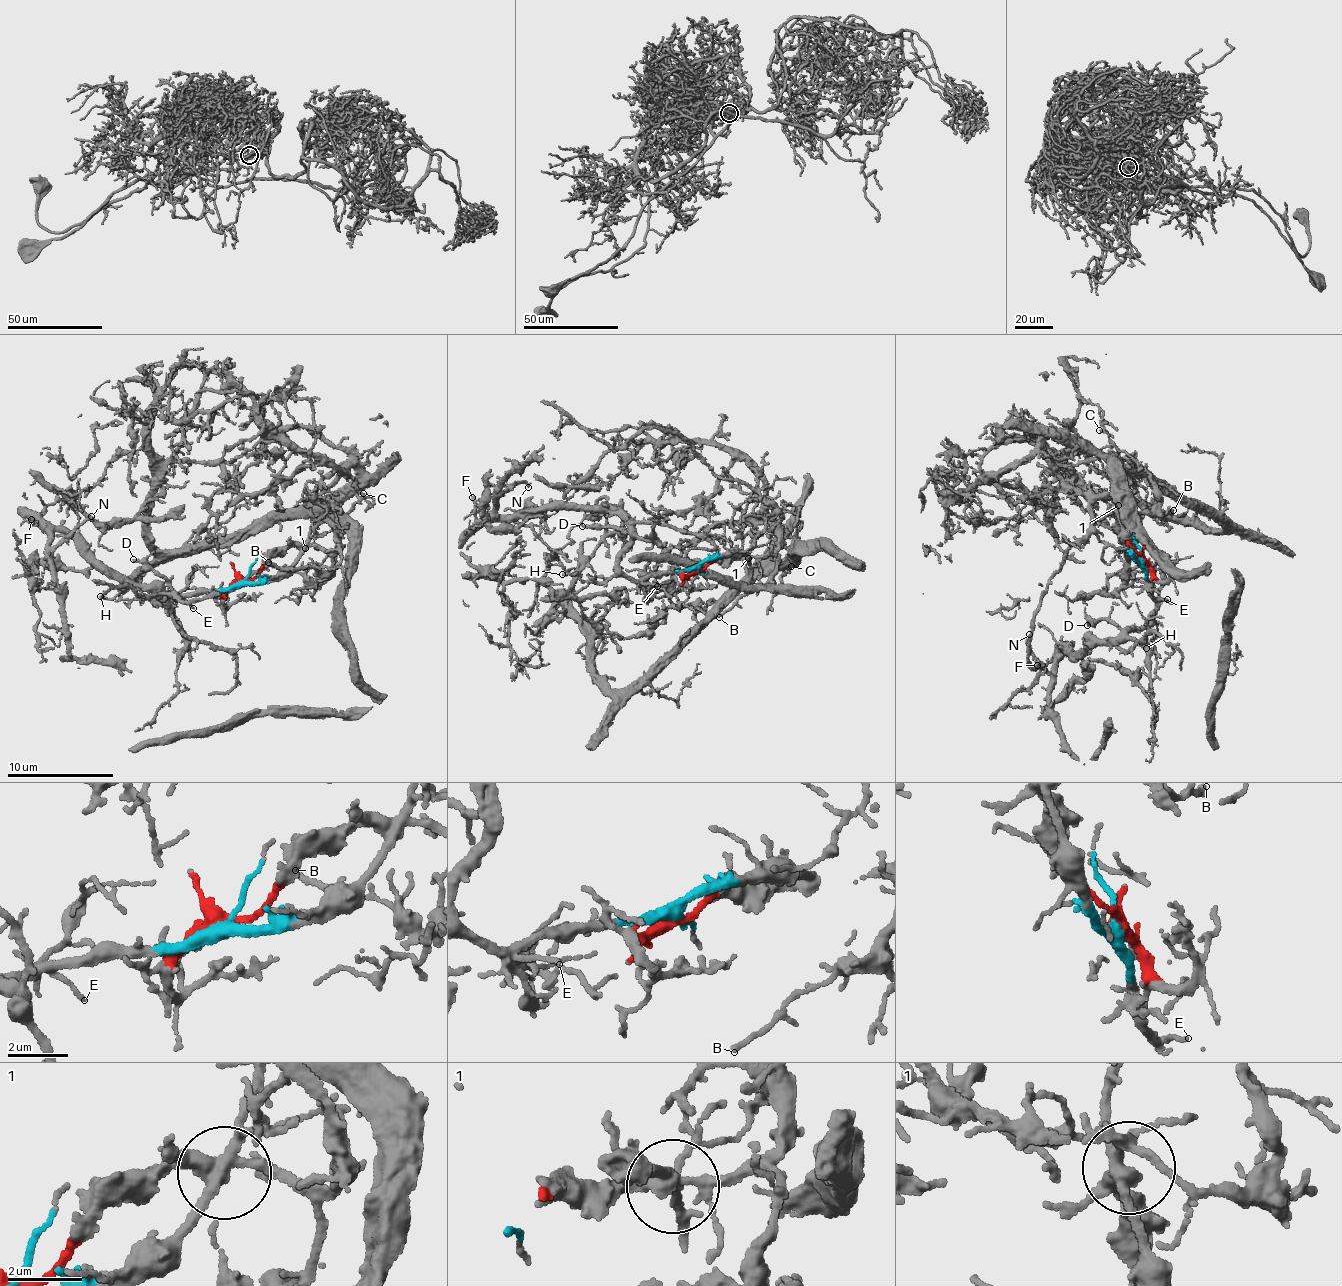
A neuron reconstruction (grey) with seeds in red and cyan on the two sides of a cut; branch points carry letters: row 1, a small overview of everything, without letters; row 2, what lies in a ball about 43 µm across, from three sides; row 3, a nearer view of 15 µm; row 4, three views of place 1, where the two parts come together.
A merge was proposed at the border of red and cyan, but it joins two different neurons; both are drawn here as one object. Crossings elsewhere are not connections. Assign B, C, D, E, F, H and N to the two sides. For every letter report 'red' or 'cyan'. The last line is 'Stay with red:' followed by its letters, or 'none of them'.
B: red
C: red
D: cyan
E: cyan
F: cyan
H: cyan
N: cyan
Stay with red: B, C

